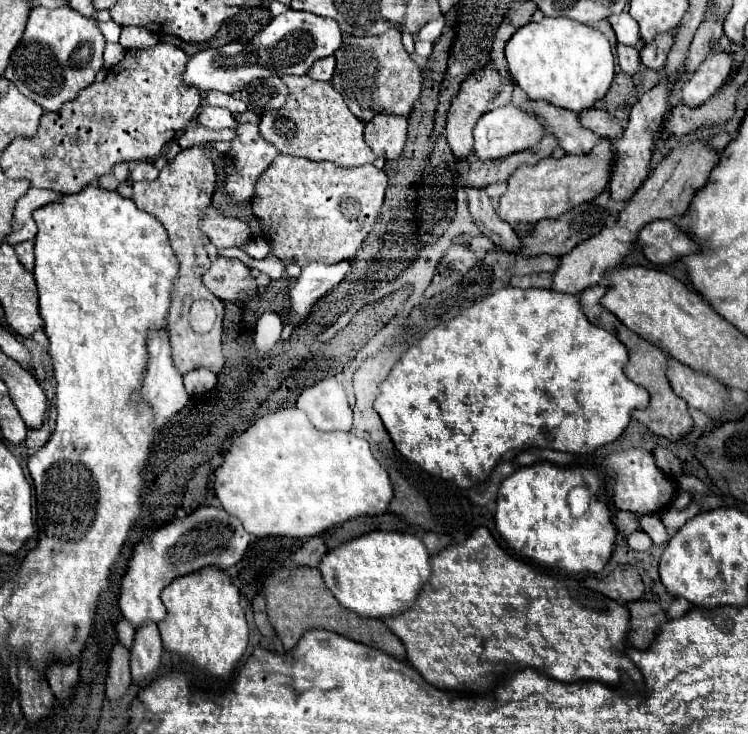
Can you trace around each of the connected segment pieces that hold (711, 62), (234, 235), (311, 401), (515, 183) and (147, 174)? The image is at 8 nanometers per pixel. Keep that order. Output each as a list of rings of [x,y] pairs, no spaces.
[[[713,53],[709,55],[699,69],[683,83],[681,99],[687,107],[699,107],[707,99],[711,99],[727,81],[727,75],[731,73],[731,55],[727,53]]]
[[[213,203],[203,213],[201,231],[219,251],[229,247],[243,247],[253,239],[251,229],[245,221],[221,215],[221,211]]]
[[[335,377],[307,387],[297,399],[297,407],[307,413],[319,431],[351,431],[353,427],[353,411],[347,393]]]
[[[611,141],[599,143],[595,151],[587,155],[565,155],[561,159],[545,157],[535,165],[521,165],[507,181],[507,191],[501,195],[495,209],[497,217],[507,221],[515,231],[529,231],[541,219],[555,219],[569,209],[595,199],[607,183],[611,171]]]
[[[138,162],[134,165],[133,169],[131,169],[131,173],[129,173],[129,179],[131,181],[153,181],[155,177],[159,175],[159,171],[155,169],[155,165],[153,162]]]

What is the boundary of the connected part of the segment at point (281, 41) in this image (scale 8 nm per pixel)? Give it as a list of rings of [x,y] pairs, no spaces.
[[[293,11],[275,17],[249,45],[229,43],[221,49],[199,51],[189,57],[181,75],[183,83],[197,87],[199,91],[241,91],[255,77],[279,77],[279,75],[305,75],[305,71],[321,57],[333,55],[343,43],[343,31],[335,19],[319,17],[305,11]]]

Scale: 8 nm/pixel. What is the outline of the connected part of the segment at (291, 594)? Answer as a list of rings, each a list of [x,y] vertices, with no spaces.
[[[297,567],[297,569],[273,571],[265,579],[265,599],[267,599],[269,619],[279,639],[283,641],[285,651],[291,651],[307,629],[321,627],[337,635],[343,635],[347,639],[353,639],[357,643],[363,643],[371,649],[379,649],[399,661],[405,661],[403,643],[387,629],[387,625],[381,619],[359,619],[359,615],[347,611],[347,607],[339,607],[337,599],[331,595],[331,591],[327,591],[327,585],[323,583],[323,577],[317,569]]]

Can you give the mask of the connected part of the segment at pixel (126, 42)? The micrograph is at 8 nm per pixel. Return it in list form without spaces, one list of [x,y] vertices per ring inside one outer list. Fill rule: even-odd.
[[[123,27],[121,39],[119,39],[123,49],[127,49],[127,51],[137,51],[137,49],[153,47],[157,41],[159,41],[157,35],[147,31],[147,29],[143,29],[143,27]]]

